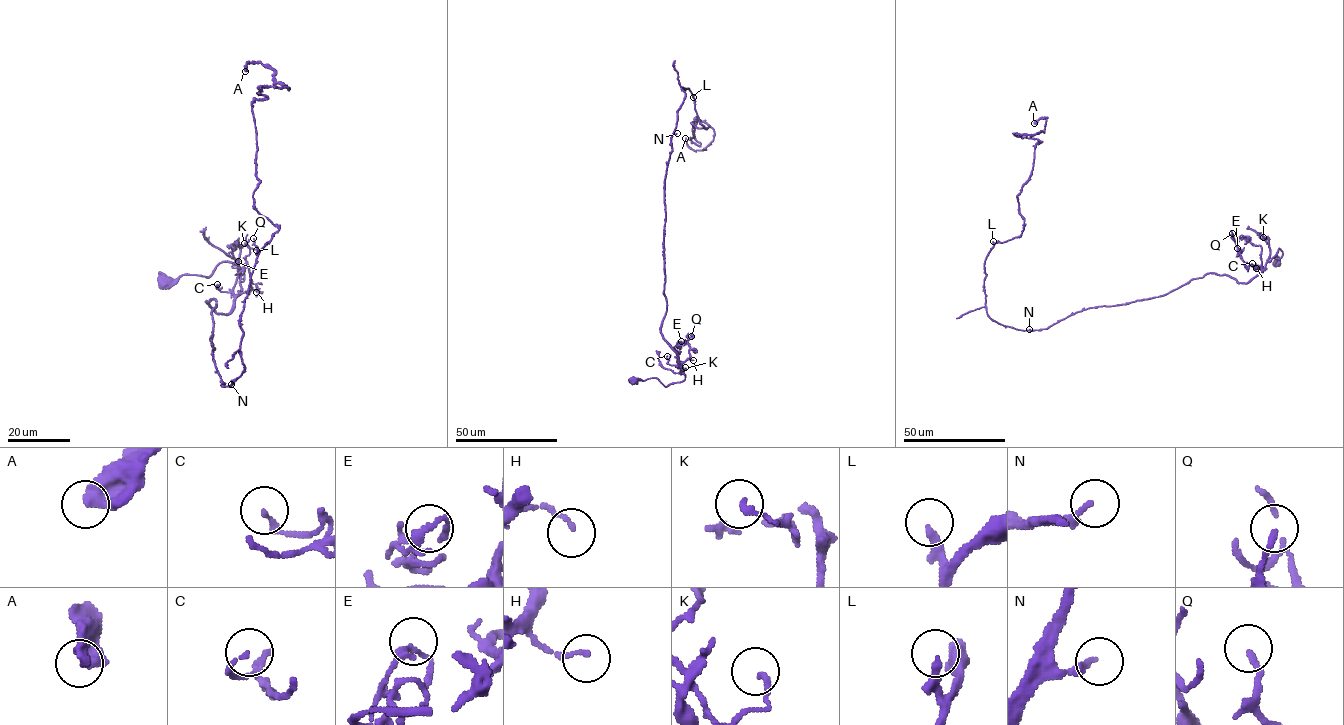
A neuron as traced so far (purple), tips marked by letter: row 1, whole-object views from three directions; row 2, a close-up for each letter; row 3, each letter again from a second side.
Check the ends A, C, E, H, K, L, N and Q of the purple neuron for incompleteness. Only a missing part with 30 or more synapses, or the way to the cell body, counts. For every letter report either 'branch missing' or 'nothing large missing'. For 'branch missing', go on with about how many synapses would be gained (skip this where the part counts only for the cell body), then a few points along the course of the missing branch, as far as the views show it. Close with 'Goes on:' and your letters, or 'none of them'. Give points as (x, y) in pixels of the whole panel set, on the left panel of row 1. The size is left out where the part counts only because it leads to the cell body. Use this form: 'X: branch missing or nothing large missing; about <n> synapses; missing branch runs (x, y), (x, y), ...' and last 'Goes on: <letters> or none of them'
A: nothing large missing
C: nothing large missing
E: nothing large missing
H: nothing large missing
K: nothing large missing
L: nothing large missing
N: nothing large missing
Q: nothing large missing
Goes on: none of them

